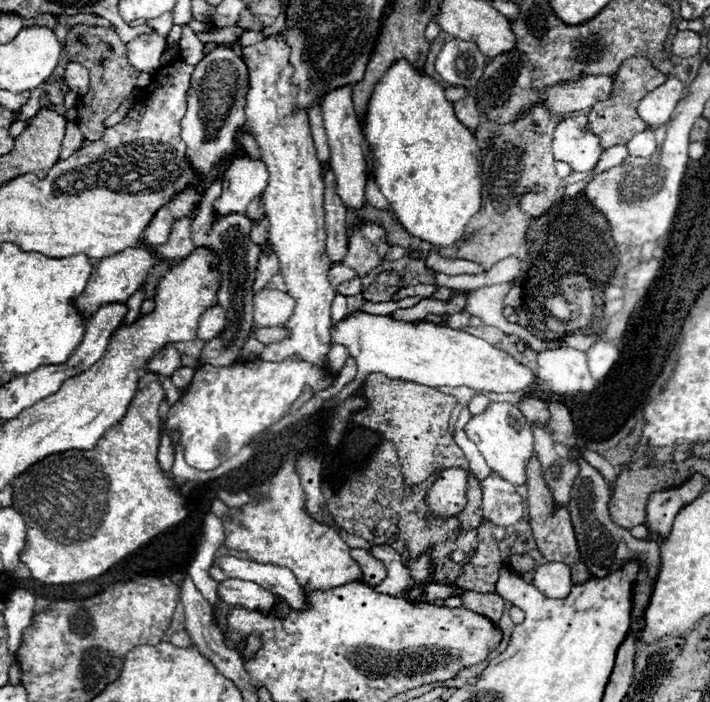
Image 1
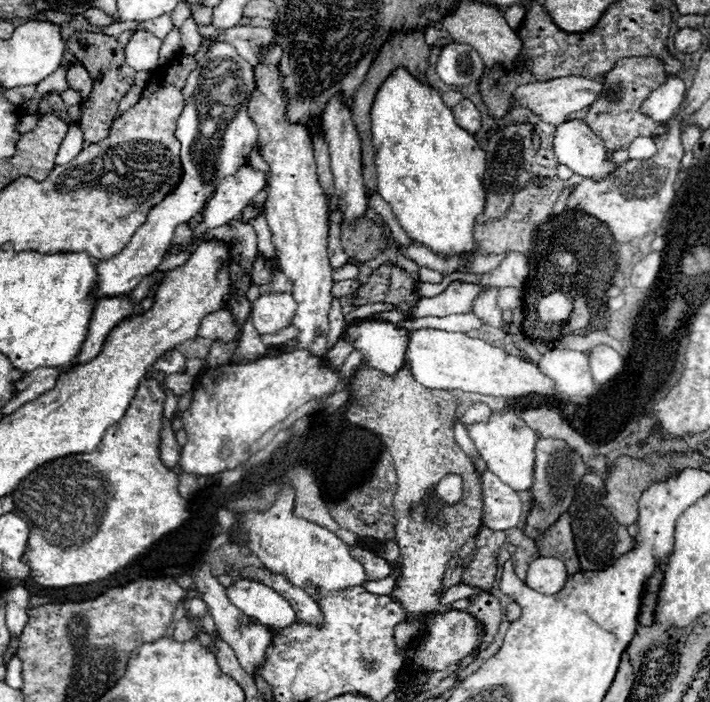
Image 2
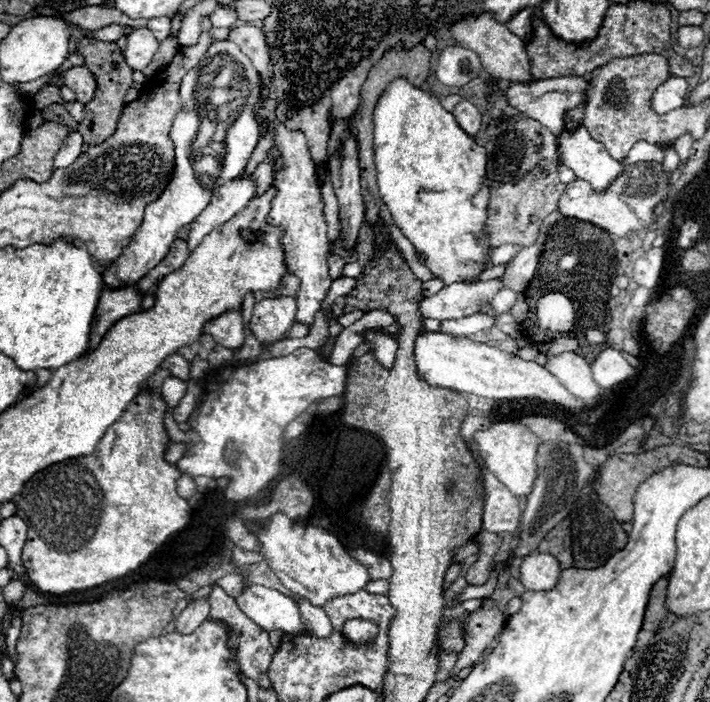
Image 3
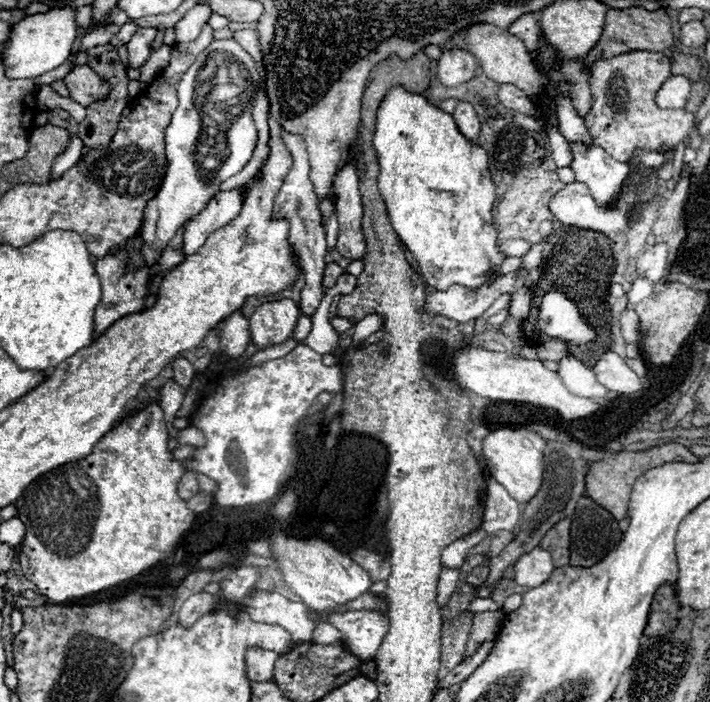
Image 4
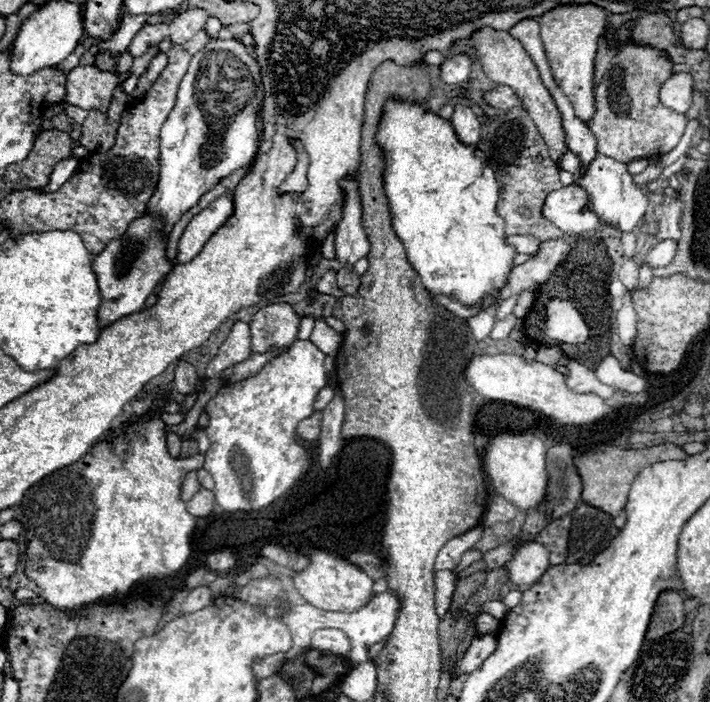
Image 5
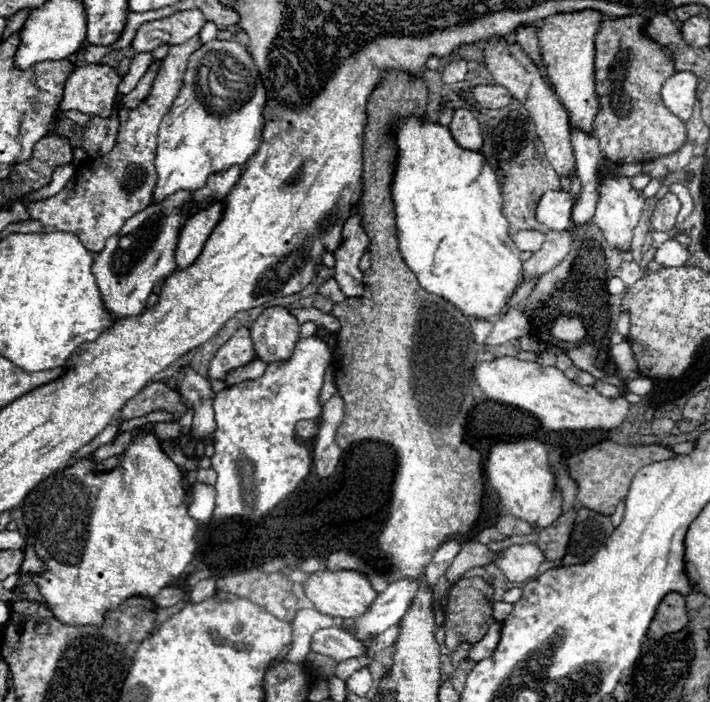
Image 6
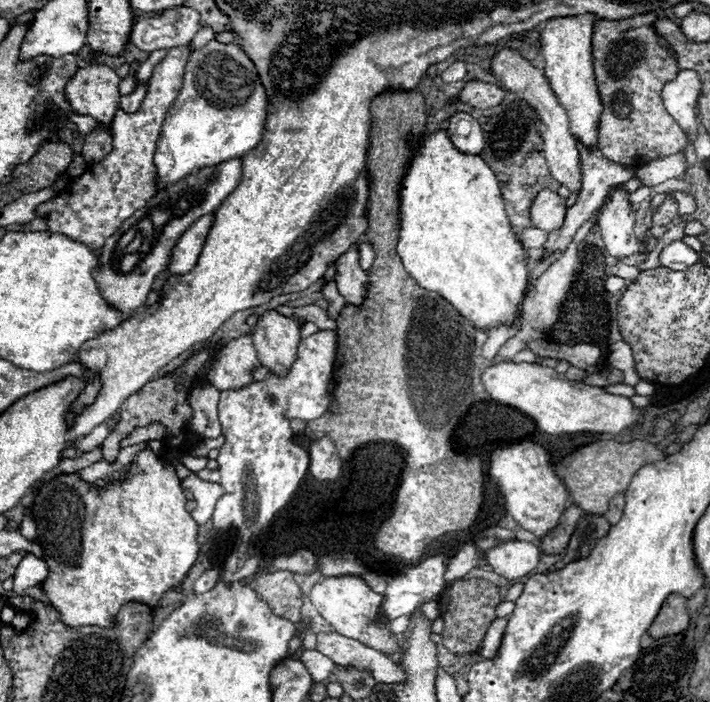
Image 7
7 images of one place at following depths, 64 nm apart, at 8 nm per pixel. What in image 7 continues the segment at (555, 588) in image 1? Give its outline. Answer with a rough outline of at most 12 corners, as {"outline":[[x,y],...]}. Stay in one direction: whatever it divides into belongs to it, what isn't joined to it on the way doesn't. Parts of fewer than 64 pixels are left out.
{"outline":[[504,540],[486,562],[506,580],[534,574],[538,546]]}

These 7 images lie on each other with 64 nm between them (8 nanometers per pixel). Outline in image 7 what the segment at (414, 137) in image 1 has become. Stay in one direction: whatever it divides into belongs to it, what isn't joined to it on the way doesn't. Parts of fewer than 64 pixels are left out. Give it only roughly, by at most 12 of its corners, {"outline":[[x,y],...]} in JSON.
{"outline":[[418,138],[396,252],[476,328],[520,316],[528,268],[498,180]]}

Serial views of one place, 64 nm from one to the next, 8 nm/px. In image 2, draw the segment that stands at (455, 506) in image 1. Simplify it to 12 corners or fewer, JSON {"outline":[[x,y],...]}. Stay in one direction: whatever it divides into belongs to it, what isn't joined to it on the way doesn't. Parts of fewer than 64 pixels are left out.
{"outline":[[446,474],[436,496],[448,506],[462,500],[462,476]]}

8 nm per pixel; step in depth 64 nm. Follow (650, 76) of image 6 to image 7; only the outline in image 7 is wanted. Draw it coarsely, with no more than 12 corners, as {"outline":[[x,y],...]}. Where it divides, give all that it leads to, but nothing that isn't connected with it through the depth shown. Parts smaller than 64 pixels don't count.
{"outline":[[654,12],[598,20],[598,146],[644,166],[682,152],[660,98],[678,74]]}

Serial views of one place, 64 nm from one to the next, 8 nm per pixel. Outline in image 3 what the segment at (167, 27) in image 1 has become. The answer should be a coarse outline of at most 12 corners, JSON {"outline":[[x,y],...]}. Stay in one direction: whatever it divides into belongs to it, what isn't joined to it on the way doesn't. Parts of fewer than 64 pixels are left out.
{"outline":[[168,16],[152,18],[146,28],[158,41],[169,36],[171,20]]}

